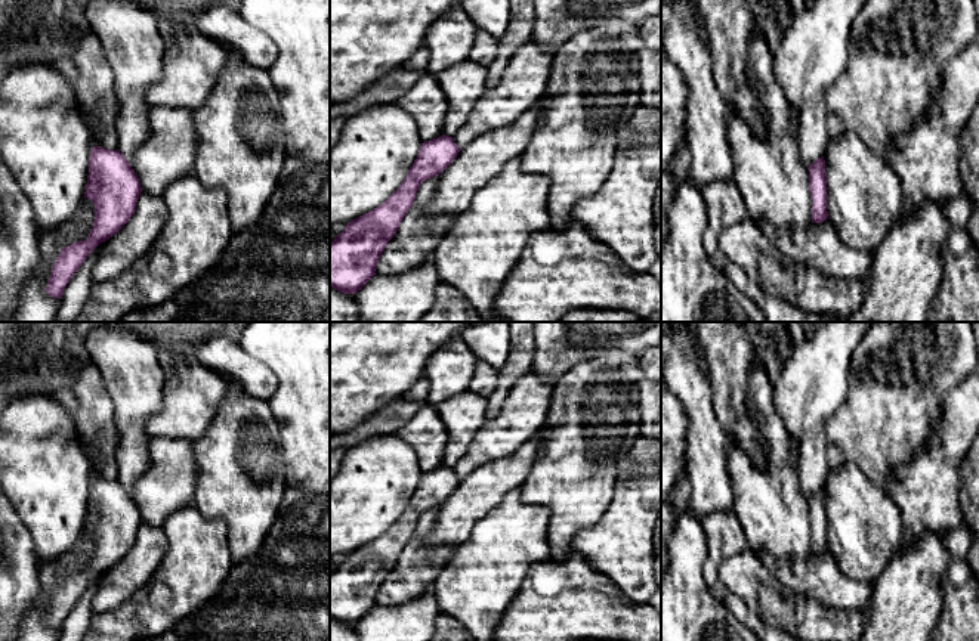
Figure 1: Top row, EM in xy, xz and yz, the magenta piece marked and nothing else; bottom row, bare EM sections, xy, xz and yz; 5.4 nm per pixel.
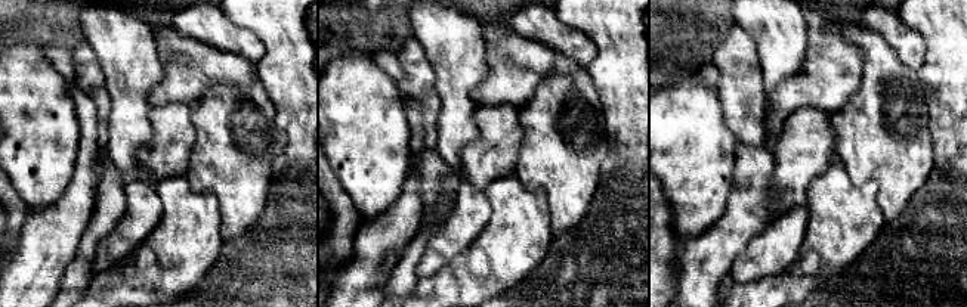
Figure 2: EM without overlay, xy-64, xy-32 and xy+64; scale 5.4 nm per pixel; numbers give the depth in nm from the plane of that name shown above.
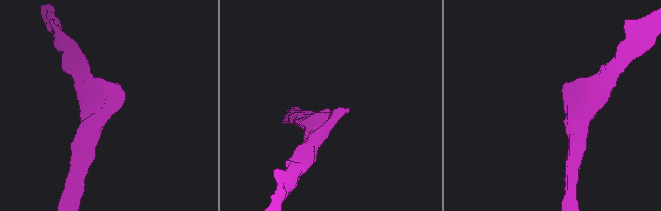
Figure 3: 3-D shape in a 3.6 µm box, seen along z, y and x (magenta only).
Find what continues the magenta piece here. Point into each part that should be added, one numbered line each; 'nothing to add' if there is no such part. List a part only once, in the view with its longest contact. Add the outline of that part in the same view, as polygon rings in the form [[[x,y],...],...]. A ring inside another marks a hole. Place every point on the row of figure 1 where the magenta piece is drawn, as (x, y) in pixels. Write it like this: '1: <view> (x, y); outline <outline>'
nothing to add

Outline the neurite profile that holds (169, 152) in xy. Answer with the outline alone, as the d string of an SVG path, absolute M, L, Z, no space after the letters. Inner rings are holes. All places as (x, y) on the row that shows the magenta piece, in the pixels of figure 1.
M152 106L148 111L148 128L149 136L130 165L142 191L163 195L172 182L194 173L198 145L194 114L180 108Z

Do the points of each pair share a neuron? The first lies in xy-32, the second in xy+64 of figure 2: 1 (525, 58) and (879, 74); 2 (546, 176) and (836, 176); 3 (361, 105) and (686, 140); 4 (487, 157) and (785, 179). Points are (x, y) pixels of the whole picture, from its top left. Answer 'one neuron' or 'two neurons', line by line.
1: two neurons
2: two neurons
3: one neuron
4: one neuron

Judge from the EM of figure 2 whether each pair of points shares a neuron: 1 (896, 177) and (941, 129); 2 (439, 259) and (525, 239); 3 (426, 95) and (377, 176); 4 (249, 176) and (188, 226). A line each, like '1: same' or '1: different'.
1: different
2: different
3: different
4: different

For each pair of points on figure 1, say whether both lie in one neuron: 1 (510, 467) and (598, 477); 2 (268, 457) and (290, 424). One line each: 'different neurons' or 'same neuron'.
1: different neurons
2: different neurons

